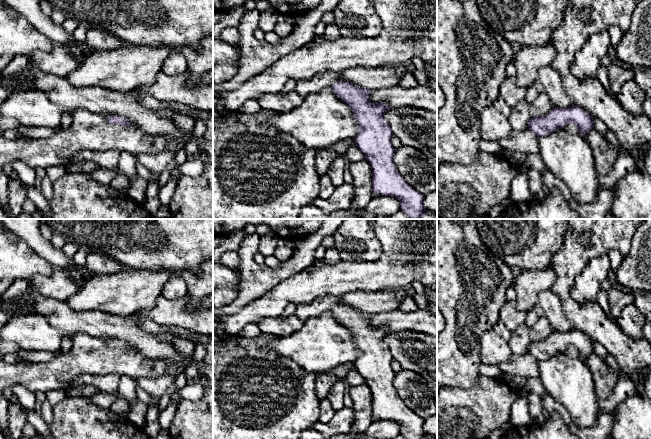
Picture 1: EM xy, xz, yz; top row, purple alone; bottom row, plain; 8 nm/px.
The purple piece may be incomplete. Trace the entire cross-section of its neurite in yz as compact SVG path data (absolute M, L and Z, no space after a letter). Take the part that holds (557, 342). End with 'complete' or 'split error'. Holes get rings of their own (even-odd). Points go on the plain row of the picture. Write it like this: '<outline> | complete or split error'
M577 329L568 332L553 331L546 339L531 342L527 353L513 355L509 361L498 366L504 374L521 376L525 379L539 377L539 362L562 353L569 347L574 347L580 358L586 361L589 355L594 353L592 341Z | split error

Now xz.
M331 295L296 305L295 314L305 321L325 311L331 311L335 319L351 332L359 349L360 355L354 366L371 389L372 415L377 419L397 422L406 439L422 439L427 436L423 429L424 419L405 405L393 386L393 357L384 343L384 338L391 331L386 326L372 327L368 321L371 314L341 305L339 297Z | split error

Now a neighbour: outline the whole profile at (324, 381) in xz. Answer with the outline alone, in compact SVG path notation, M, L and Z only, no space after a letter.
M341 365L327 373L320 373L316 376L316 395L320 400L327 399L332 385L338 381L345 381L348 372L353 369L353 365Z

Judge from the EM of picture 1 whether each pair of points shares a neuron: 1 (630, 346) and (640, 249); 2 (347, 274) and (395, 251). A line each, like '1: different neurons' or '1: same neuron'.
1: different neurons
2: same neuron

